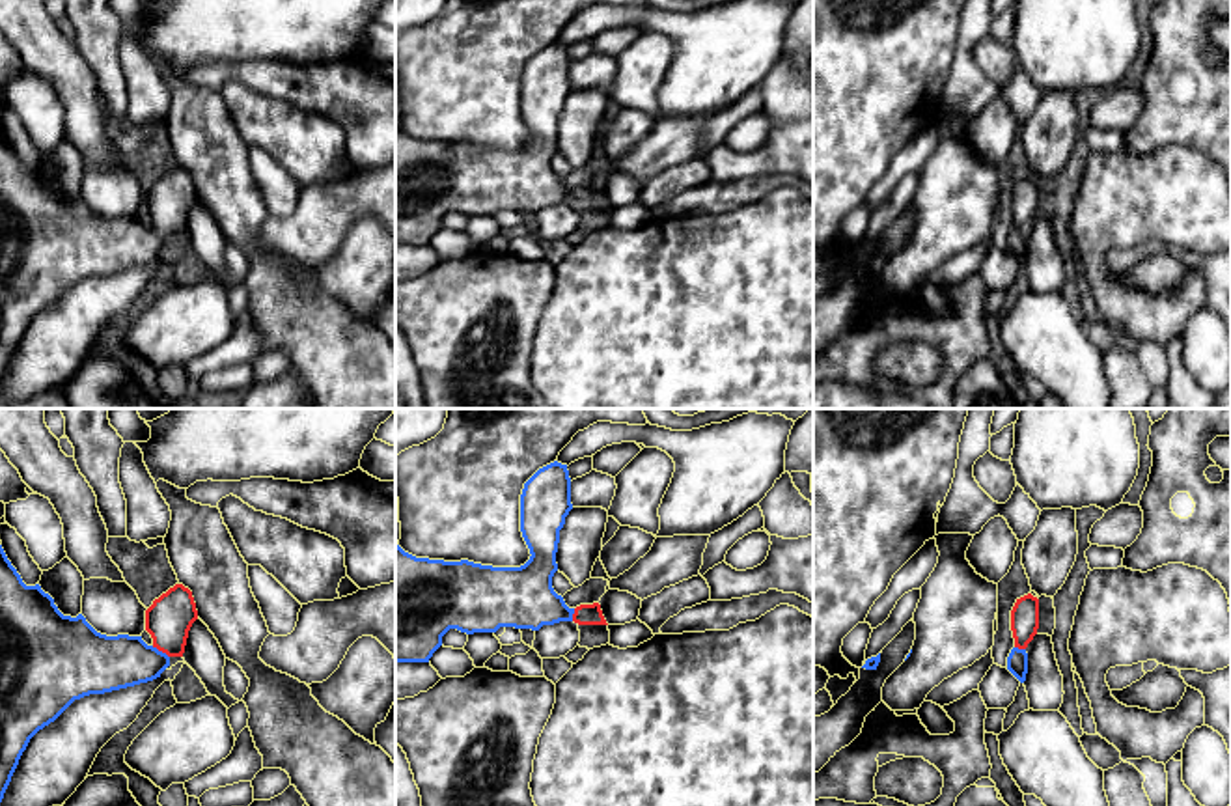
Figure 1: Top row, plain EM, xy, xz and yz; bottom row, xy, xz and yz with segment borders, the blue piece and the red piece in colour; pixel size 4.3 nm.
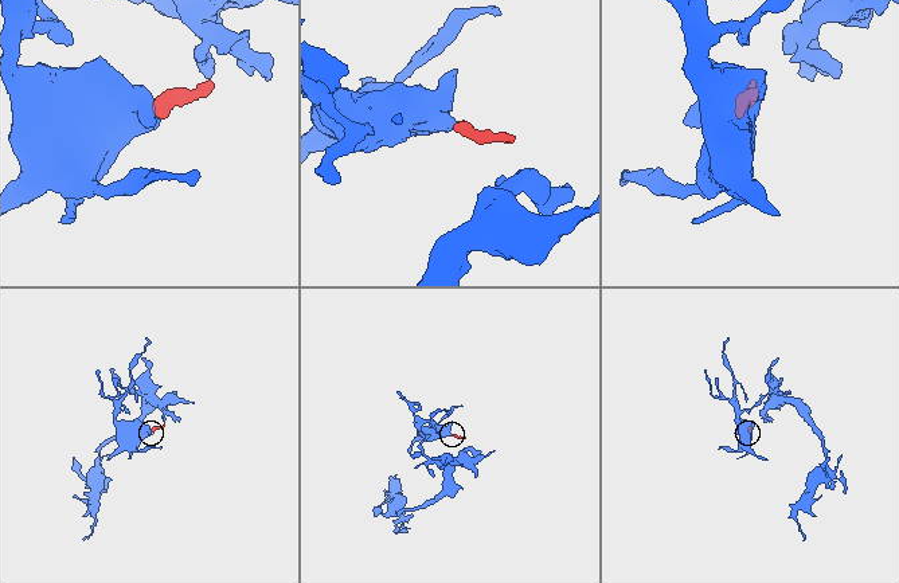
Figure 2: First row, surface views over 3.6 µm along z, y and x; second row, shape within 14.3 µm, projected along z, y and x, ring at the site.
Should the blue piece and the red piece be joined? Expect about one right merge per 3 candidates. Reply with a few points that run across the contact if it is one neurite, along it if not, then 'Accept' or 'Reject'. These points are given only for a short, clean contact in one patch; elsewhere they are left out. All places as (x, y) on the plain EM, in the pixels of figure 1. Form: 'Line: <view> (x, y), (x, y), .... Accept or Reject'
Line: xy (105, 245), (152, 243), (161, 234), (168, 222), (168, 202). Accept

